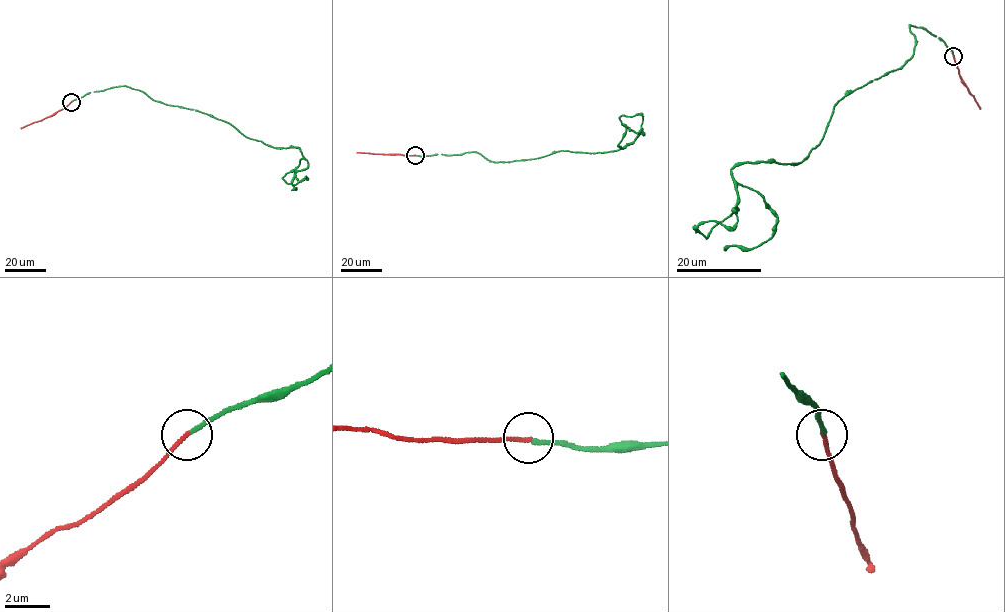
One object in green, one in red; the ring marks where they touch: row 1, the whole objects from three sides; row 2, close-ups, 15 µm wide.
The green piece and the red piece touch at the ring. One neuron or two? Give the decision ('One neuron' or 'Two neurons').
One neuron

